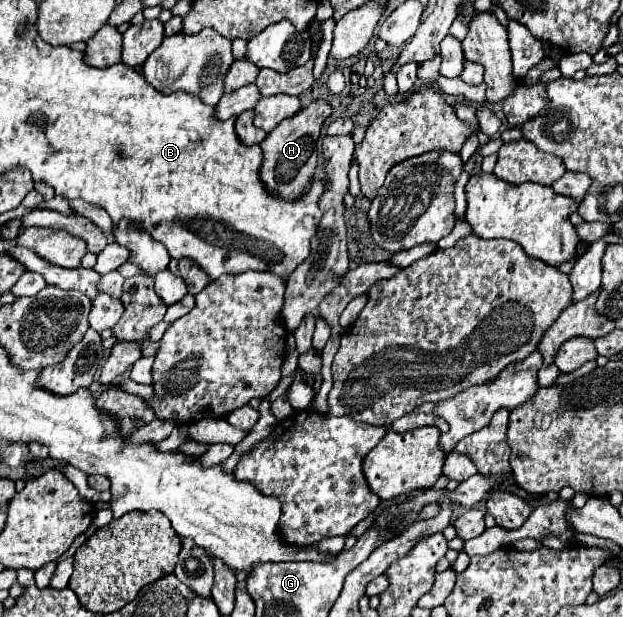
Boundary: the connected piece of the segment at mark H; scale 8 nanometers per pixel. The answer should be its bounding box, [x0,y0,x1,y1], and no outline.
[261,99,331,199]

